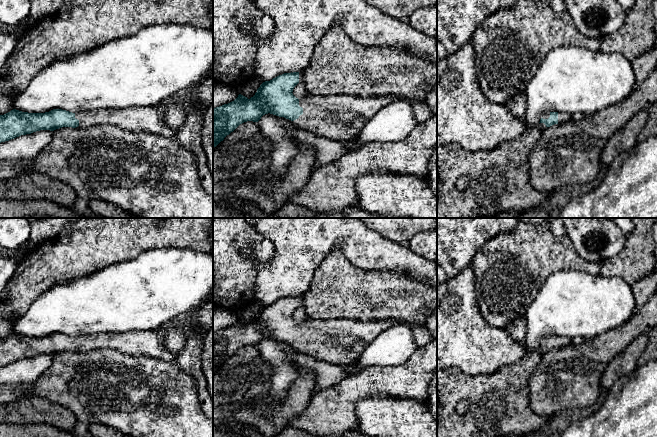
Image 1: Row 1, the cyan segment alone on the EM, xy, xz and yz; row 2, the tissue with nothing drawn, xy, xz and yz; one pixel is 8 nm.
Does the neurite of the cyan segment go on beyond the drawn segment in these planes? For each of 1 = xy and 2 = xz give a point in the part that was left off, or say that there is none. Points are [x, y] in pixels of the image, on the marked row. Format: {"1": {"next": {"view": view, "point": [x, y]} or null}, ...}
{"1": {"next": {"view": "xy", "point": [147, 119]}}, "2": {"next": {"view": "xz", "point": [340, 118]}}}

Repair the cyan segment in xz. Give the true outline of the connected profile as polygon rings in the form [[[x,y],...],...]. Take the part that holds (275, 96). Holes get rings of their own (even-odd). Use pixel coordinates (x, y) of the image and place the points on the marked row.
[[[305,70],[284,73],[263,82],[250,99],[239,94],[234,101],[213,108],[213,148],[240,124],[247,121],[258,122],[268,113],[289,119],[297,127],[329,140],[337,142],[352,140],[360,136],[363,127],[381,108],[397,99],[392,95],[330,95],[298,99],[292,92],[298,83],[304,83],[304,78]]]

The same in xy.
[[[135,106],[122,109],[96,109],[72,113],[53,109],[45,113],[28,113],[16,109],[0,115],[0,143],[40,130],[62,127],[85,128],[109,124],[132,132],[146,132],[177,139],[178,130],[167,126],[159,106]]]

